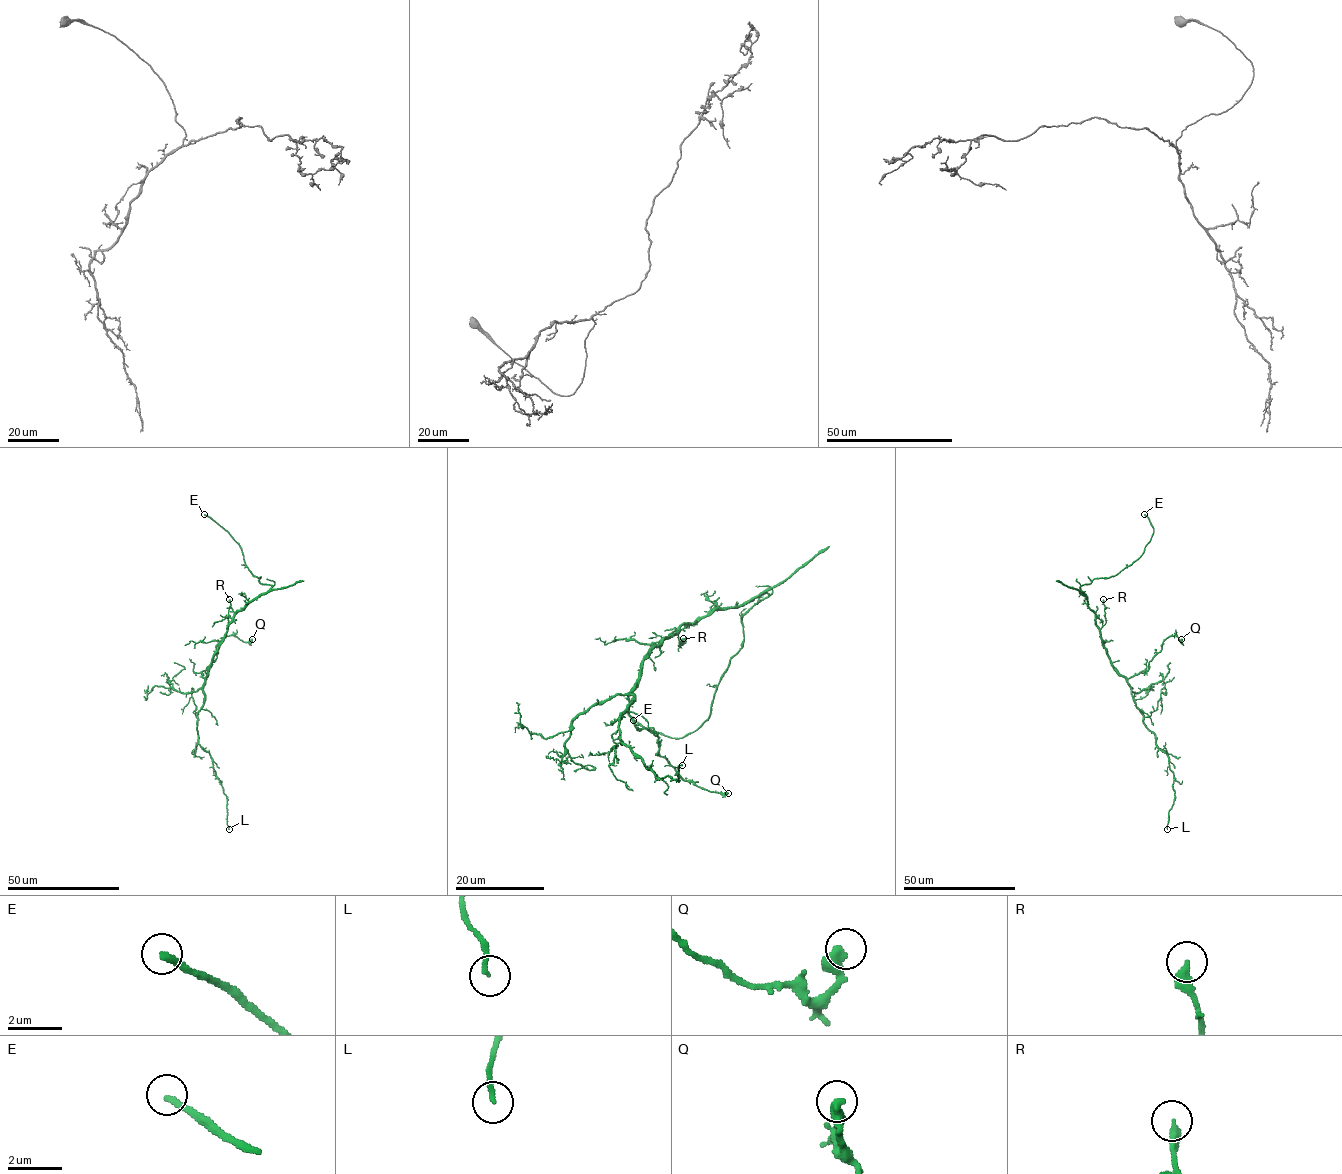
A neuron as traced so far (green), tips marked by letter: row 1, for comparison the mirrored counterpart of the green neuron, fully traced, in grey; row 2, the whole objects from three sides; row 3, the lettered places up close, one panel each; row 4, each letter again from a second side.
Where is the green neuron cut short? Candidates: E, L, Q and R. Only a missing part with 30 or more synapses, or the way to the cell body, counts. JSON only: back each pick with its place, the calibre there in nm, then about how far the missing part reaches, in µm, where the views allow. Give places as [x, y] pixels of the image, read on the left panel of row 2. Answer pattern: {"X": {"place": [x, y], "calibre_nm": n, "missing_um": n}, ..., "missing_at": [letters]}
{"E": {"place": [204, 514], "calibre_nm": 240, "missing_um": 50}, "missing_at": ["E"]}

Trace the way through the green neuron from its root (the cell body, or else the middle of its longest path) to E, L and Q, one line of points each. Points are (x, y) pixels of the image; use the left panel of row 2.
E: (220, 642), (232, 617), (272, 586), (259, 582), (260, 578), (245, 565), (240, 546), (227, 530), (204, 514)
L: (220, 642), (202, 688), (204, 702), (197, 715), (197, 732), (198, 744), (210, 754), (226, 796), (229, 829)
Q: (220, 642), (204, 678), (201, 672), (216, 657), (216, 646), (223, 638), (234, 635), (250, 643), (252, 639)

